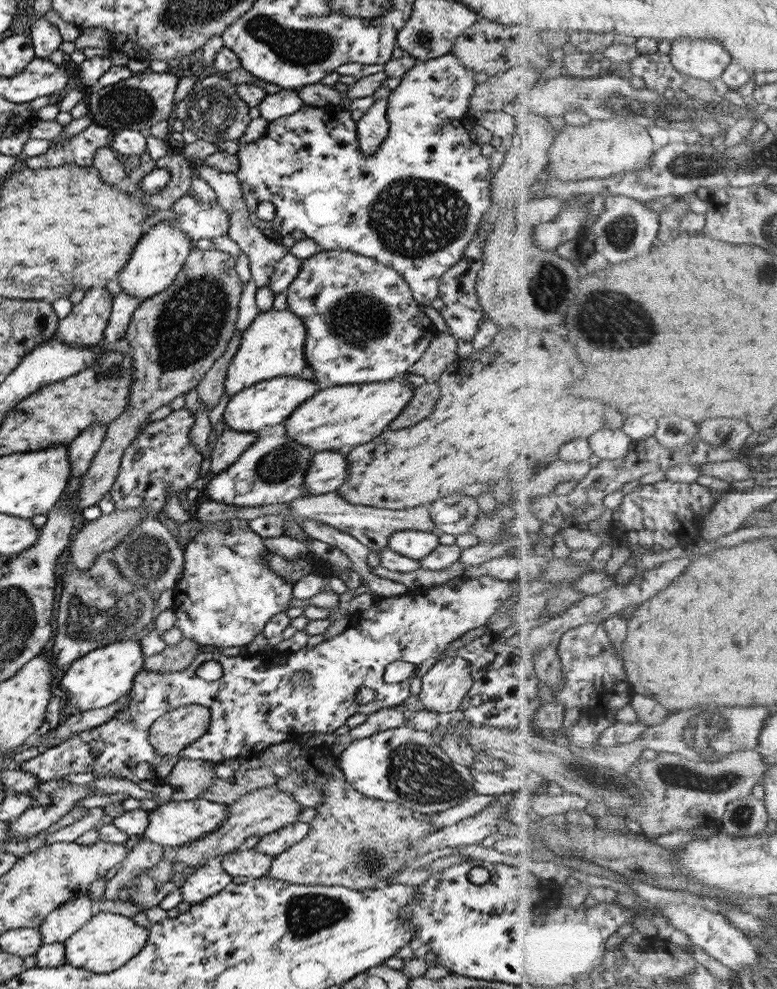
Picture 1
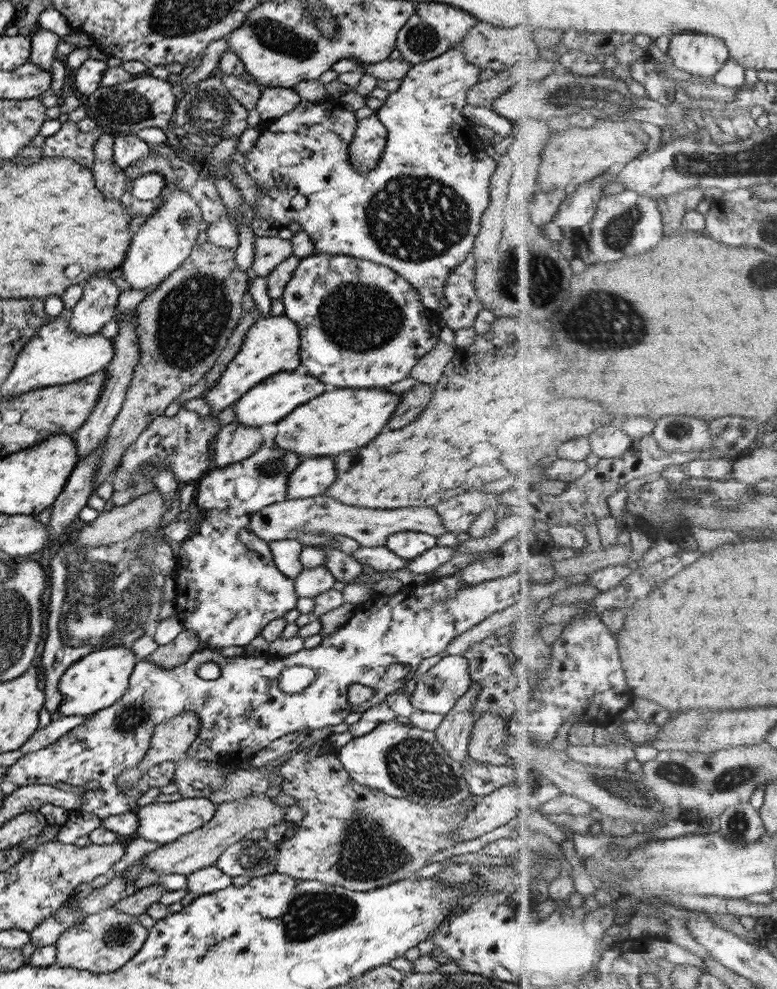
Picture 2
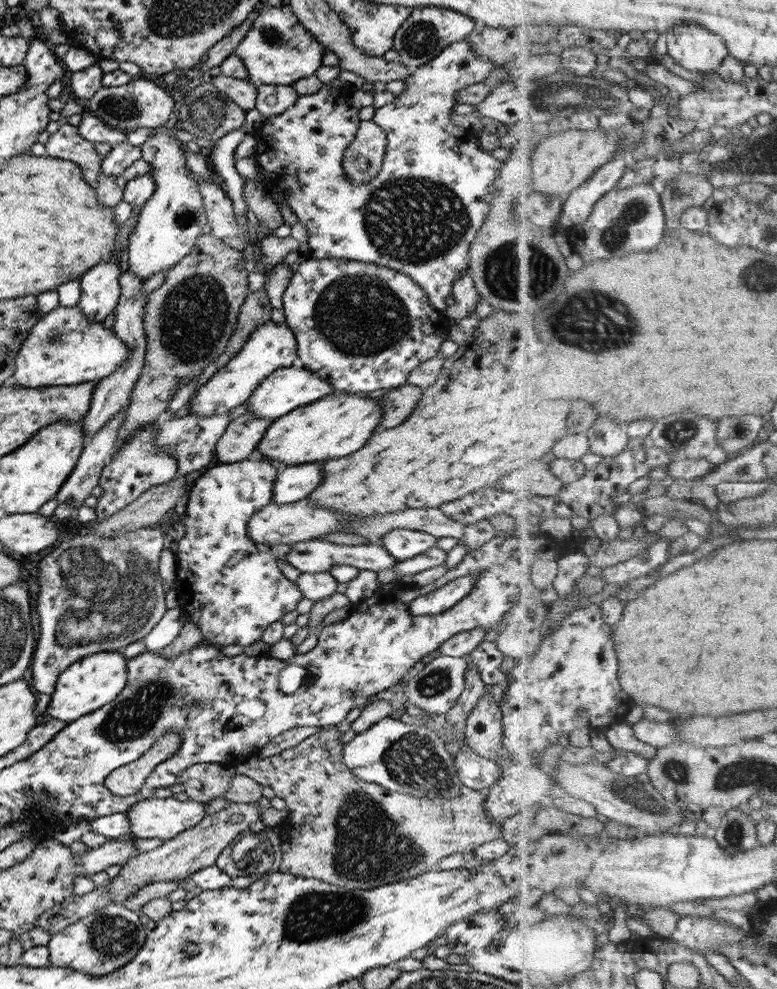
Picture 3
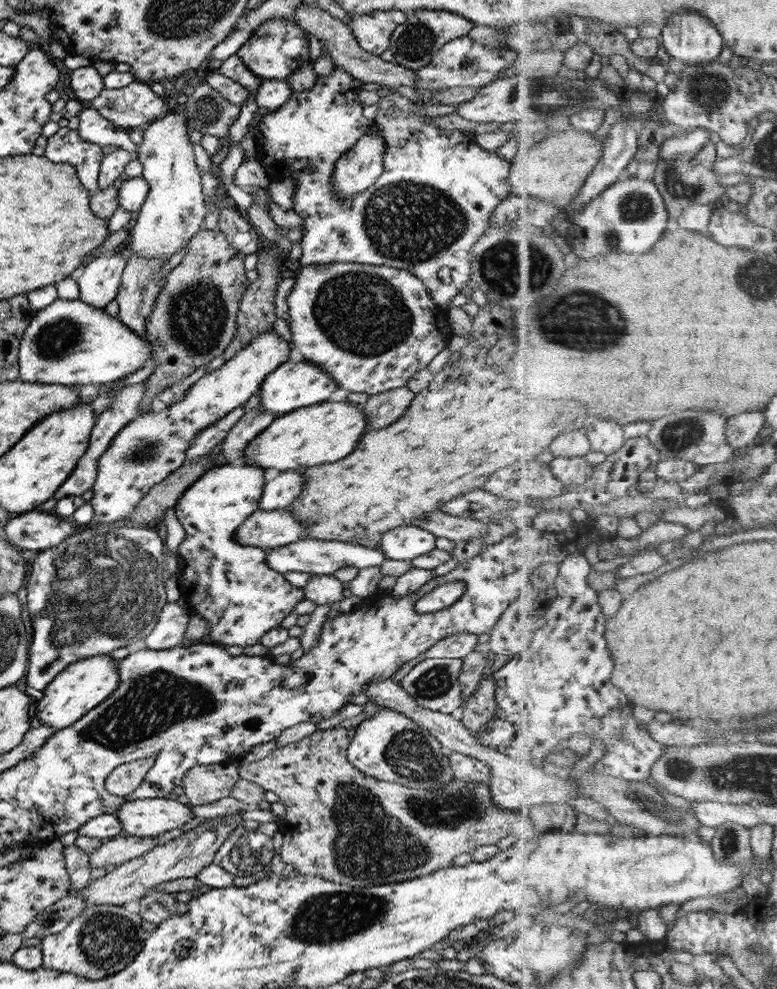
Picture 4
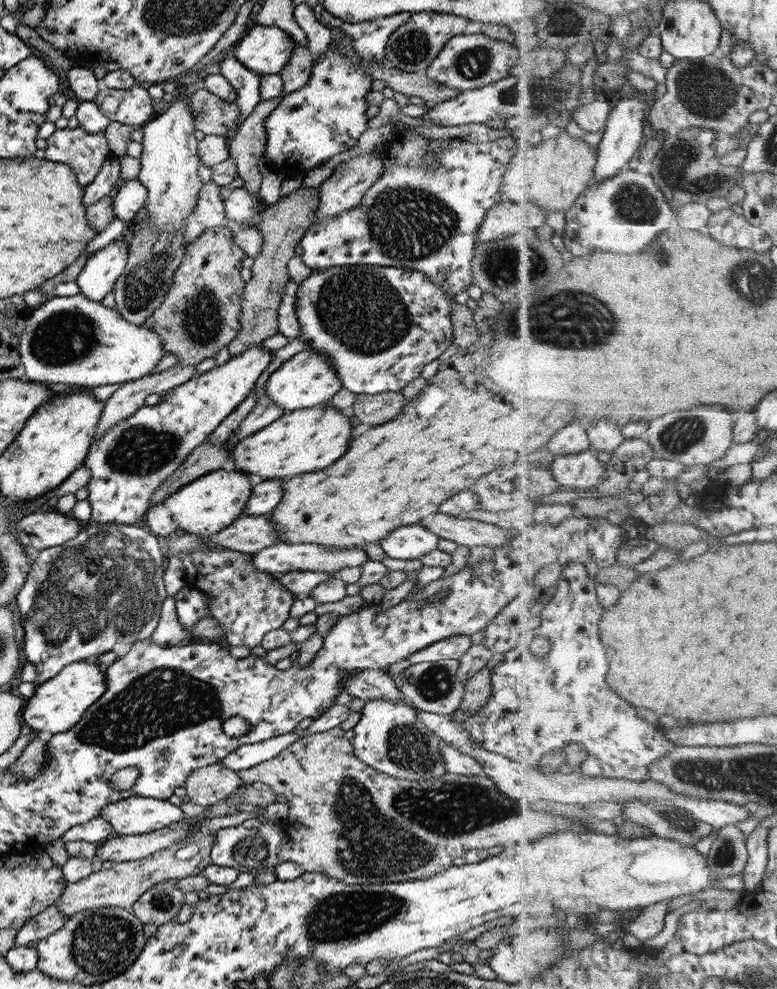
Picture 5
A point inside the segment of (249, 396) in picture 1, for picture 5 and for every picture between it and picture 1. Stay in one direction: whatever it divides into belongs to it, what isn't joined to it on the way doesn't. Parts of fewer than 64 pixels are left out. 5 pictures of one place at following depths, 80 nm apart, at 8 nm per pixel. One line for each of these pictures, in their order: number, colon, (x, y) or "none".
2: (273, 398)
3: (284, 389)
4: (295, 383)
5: (307, 379)

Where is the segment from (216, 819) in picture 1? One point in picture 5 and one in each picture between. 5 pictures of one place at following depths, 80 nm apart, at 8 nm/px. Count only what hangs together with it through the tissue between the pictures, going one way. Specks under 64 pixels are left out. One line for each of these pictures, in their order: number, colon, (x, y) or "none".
2: (162, 822)
3: (163, 818)
4: (149, 817)
5: (135, 815)

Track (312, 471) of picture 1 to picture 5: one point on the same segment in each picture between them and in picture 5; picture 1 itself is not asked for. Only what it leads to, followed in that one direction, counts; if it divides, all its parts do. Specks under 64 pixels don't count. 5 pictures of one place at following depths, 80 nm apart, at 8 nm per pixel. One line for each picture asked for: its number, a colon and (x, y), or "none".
2: (312, 475)
3: (292, 483)
4: (278, 493)
5: (266, 494)

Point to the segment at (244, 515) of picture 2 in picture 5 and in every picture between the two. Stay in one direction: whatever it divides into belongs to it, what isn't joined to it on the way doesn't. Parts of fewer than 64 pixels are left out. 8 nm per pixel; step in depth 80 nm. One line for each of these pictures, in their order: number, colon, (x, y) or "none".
3: (232, 588)
4: (239, 597)
5: (247, 603)

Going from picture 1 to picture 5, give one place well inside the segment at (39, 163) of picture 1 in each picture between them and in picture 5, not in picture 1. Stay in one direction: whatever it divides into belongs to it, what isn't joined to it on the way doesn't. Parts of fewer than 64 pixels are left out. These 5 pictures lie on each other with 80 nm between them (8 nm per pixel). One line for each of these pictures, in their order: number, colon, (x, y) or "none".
2: (68, 143)
3: (65, 143)
4: (65, 146)
5: (85, 154)

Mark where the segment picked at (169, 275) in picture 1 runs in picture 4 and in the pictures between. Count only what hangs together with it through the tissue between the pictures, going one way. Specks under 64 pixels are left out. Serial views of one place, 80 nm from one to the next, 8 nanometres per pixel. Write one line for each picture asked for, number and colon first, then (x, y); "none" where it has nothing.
2: (163, 242)
3: (168, 224)
4: (172, 213)

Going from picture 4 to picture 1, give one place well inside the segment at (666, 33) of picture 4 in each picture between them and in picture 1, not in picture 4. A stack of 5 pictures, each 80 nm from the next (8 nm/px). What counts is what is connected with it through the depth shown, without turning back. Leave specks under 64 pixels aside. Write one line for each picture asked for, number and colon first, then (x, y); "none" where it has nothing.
1: (707, 59)
2: (704, 55)
3: (696, 48)

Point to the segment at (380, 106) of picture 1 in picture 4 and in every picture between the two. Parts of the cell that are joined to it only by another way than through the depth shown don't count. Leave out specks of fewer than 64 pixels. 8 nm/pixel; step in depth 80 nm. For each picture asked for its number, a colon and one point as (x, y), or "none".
2: (363, 152)
3: (362, 159)
4: (356, 169)

